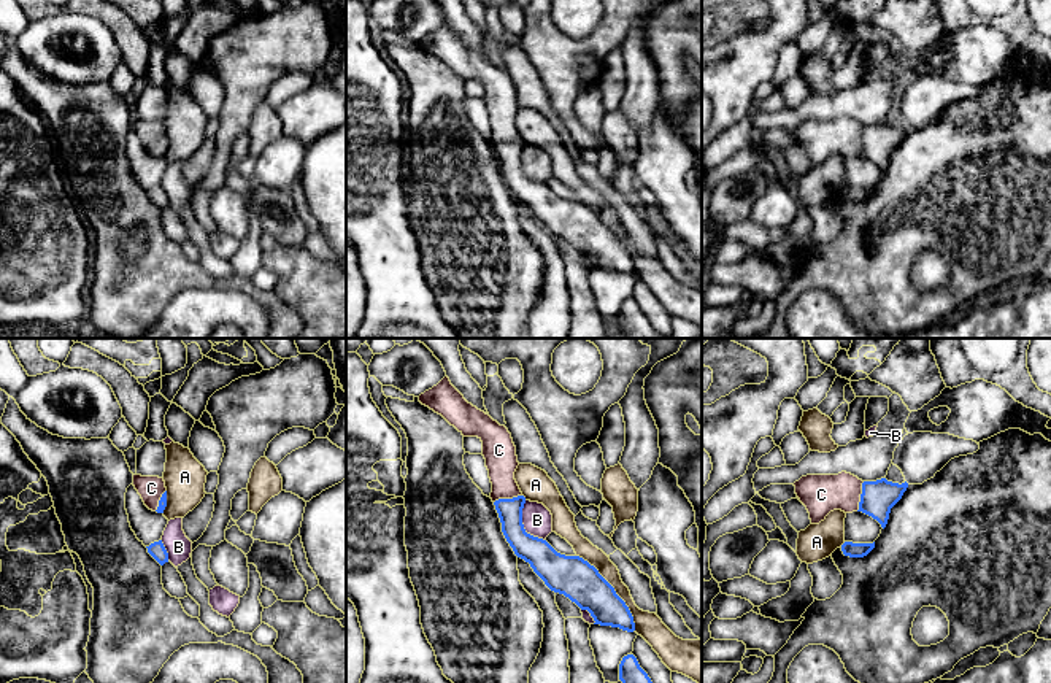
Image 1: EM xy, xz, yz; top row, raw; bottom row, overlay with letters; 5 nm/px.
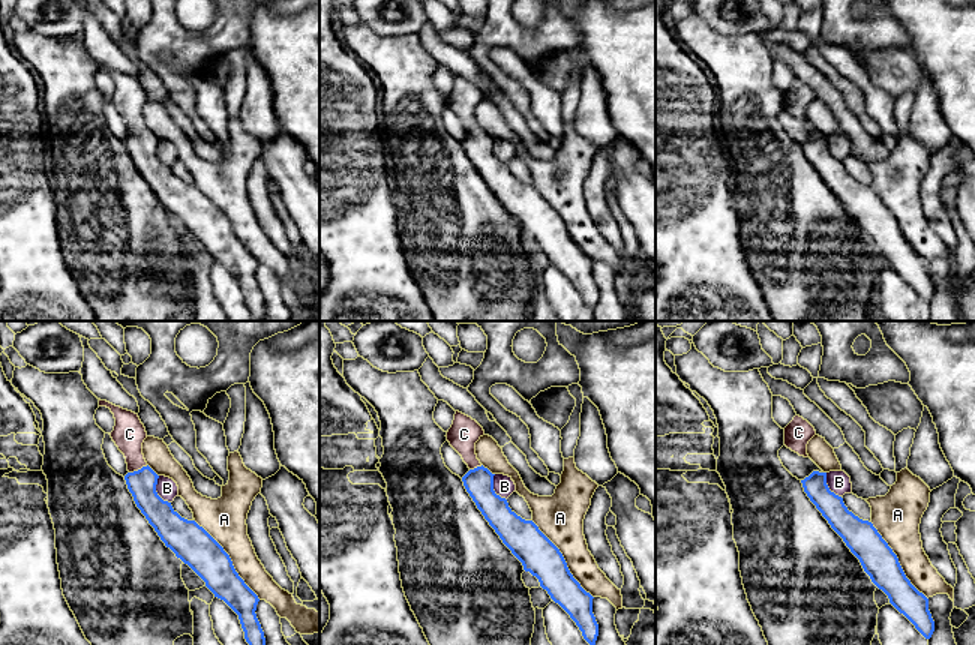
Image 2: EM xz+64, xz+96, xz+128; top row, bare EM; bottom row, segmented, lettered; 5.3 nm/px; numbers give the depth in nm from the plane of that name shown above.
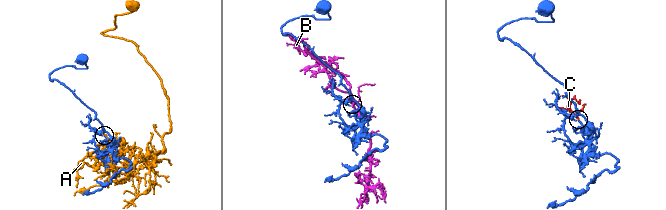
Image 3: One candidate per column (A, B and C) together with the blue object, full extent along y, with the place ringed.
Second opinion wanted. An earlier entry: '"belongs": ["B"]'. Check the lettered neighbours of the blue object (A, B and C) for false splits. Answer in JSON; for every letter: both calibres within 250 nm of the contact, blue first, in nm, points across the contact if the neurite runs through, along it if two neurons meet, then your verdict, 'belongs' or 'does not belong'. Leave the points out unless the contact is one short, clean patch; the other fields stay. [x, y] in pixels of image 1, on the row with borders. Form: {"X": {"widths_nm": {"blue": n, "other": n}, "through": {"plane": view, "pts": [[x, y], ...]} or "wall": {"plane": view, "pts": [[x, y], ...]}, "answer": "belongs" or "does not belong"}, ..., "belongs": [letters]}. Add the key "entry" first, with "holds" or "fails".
{"entry": "fails", "A": {"widths_nm": {"blue": 200, "other": 130}, "answer": "does not belong"}, "B": {"widths_nm": {"blue": 160, "other": 150}, "answer": "does not belong"}, "C": {"widths_nm": {"blue": 170, "other": 200}, "through": {"plane": "yz", "pts": [[877, 499], [861, 496], [821, 494]]}, "answer": "belongs"}, "belongs": ["C"]}

